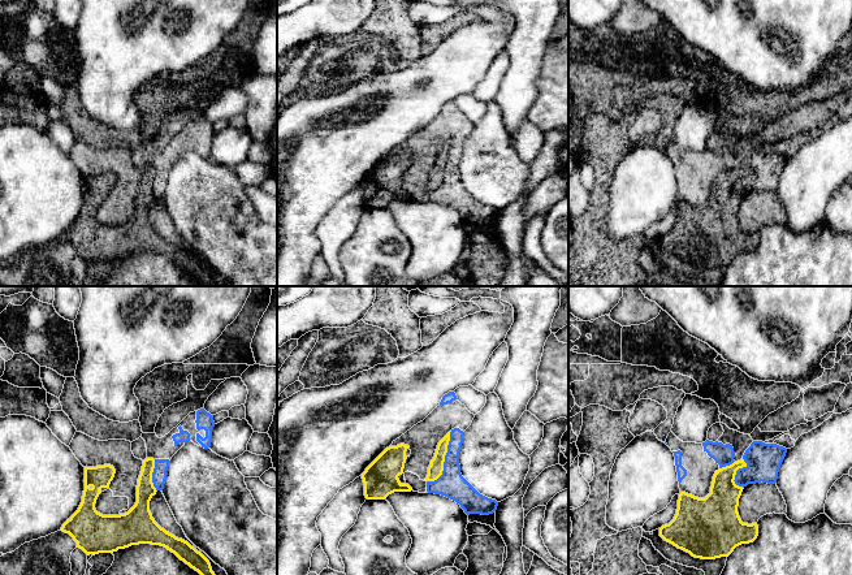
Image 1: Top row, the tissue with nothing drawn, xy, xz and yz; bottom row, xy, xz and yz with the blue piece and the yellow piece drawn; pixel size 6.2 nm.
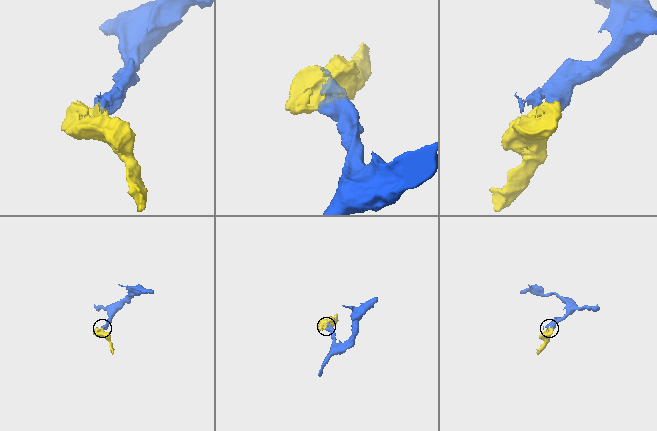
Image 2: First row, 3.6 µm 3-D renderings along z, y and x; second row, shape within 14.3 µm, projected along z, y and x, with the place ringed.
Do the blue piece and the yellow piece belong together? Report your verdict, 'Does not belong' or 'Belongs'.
Does not belong

